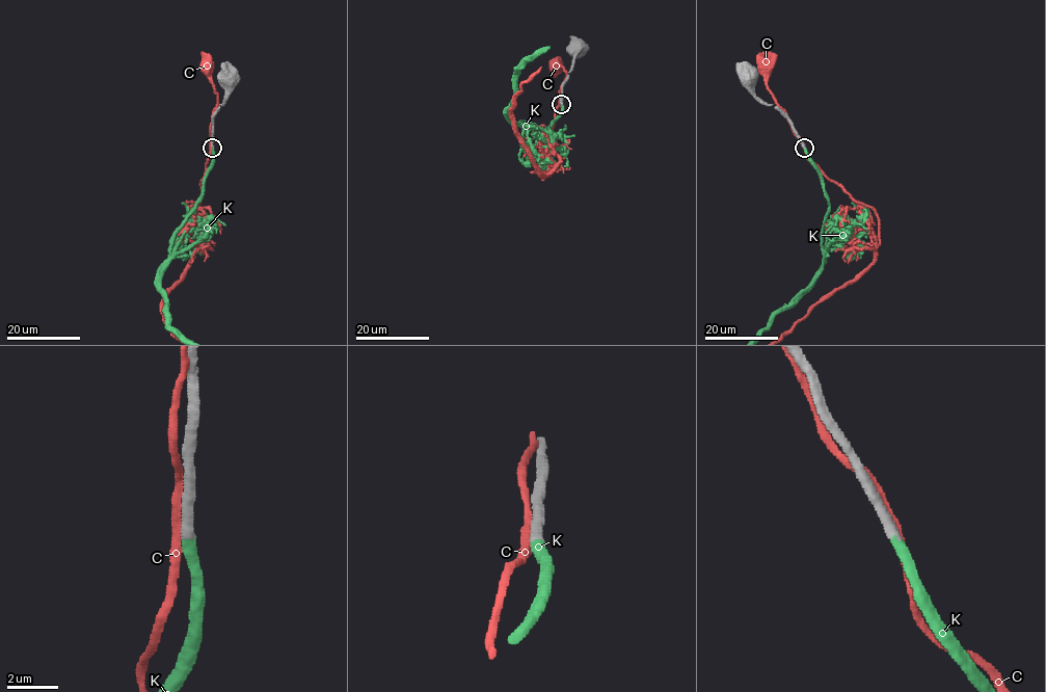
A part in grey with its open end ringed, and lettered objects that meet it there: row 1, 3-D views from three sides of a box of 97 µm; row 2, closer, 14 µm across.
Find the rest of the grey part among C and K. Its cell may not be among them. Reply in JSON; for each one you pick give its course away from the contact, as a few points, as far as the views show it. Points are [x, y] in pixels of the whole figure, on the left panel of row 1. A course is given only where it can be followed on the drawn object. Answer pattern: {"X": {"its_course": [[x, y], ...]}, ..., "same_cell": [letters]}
{"same_cell": ["K"]}

